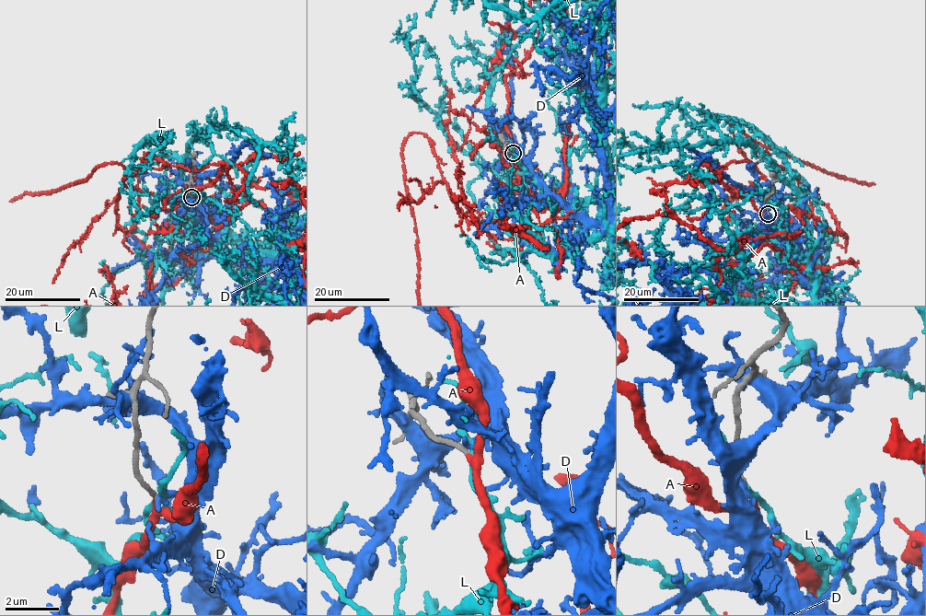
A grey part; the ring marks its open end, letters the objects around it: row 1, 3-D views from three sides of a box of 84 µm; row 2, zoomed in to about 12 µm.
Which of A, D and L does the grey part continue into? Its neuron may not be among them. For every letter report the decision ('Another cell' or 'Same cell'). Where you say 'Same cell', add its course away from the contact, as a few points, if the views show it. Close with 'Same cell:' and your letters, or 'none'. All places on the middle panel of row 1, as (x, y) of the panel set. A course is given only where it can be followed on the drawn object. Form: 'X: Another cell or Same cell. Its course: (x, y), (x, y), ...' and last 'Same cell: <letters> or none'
A: Same cell
D: Another cell
L: Another cell
Same cell: A

